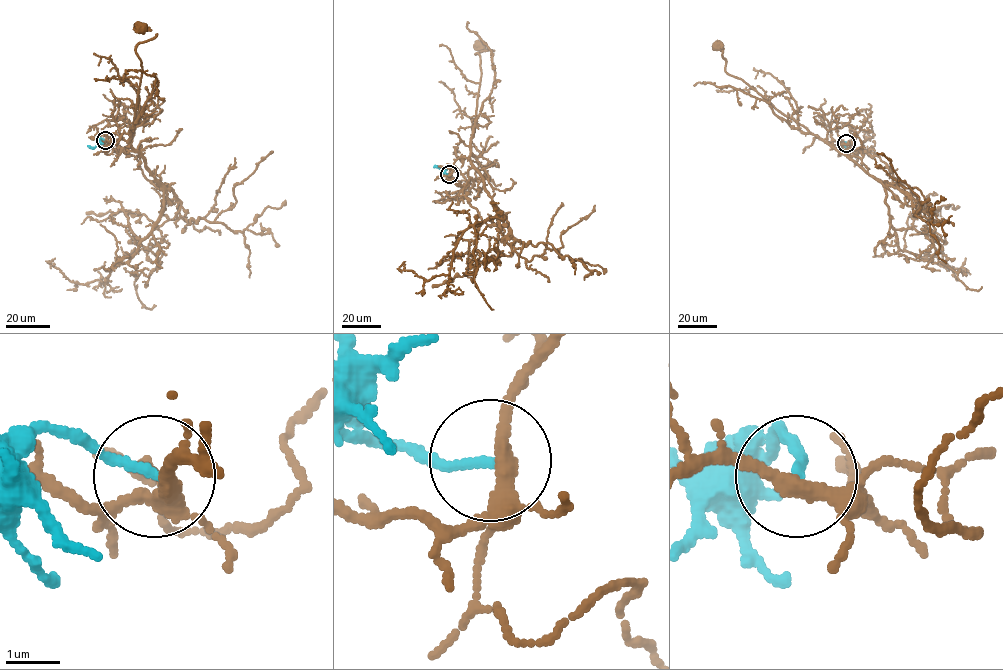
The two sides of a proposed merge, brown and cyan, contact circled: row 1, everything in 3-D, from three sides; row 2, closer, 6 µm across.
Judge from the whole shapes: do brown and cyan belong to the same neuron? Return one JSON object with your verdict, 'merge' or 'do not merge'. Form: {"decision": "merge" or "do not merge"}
{"decision": "do not merge"}

